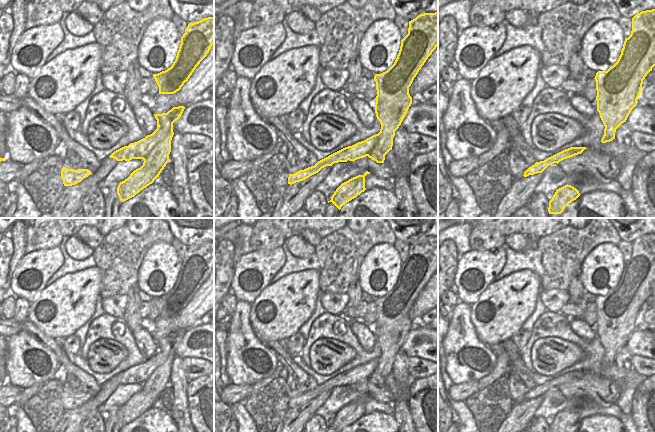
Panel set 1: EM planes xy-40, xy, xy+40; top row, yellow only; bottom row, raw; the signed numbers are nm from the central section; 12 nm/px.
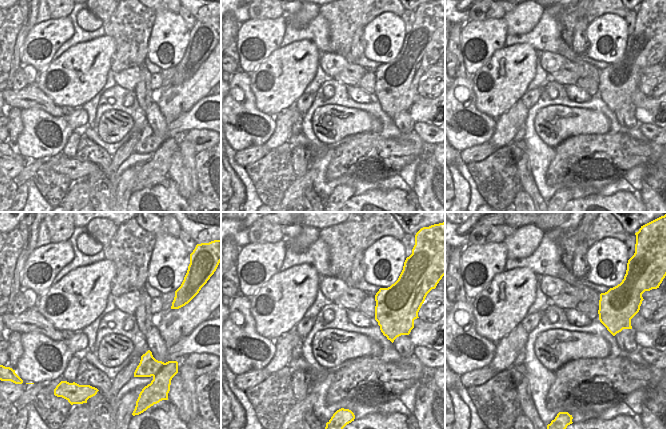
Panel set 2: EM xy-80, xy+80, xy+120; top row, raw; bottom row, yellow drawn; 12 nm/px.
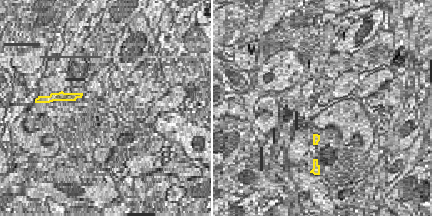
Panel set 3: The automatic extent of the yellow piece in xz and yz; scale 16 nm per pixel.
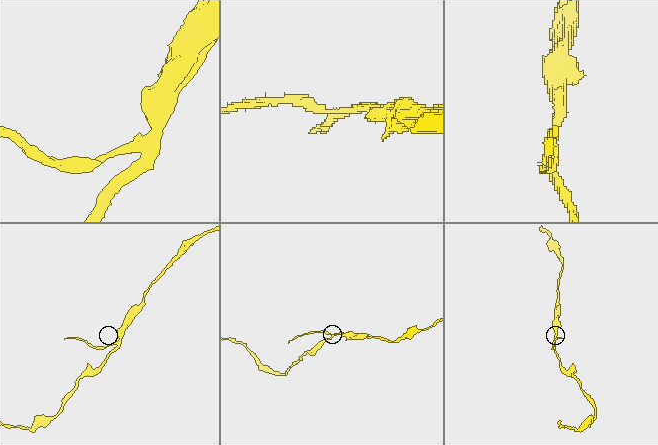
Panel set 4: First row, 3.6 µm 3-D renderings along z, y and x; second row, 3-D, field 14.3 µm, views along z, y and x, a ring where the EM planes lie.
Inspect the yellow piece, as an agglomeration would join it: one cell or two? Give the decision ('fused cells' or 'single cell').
fused cells

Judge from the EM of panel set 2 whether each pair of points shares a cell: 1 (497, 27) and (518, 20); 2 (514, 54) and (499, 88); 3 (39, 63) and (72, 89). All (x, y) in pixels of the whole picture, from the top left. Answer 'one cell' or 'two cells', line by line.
1: two cells
2: one cell
3: two cells

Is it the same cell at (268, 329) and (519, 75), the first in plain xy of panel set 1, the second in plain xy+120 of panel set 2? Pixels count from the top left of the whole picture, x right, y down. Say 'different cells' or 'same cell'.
same cell

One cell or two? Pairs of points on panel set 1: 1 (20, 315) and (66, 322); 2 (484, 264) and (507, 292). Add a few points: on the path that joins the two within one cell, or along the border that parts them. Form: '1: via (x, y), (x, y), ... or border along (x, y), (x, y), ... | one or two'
1: border along (31, 304), (26, 318) | two
2: border along (494, 279), (480, 294), (479, 298) | two

